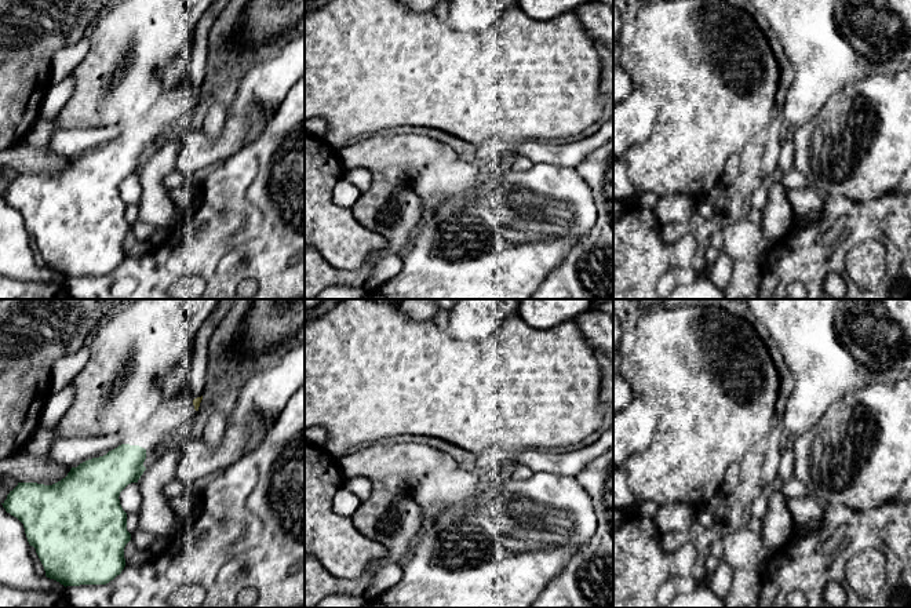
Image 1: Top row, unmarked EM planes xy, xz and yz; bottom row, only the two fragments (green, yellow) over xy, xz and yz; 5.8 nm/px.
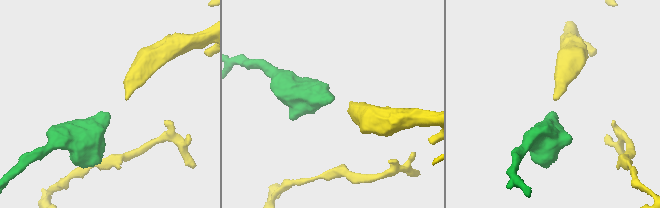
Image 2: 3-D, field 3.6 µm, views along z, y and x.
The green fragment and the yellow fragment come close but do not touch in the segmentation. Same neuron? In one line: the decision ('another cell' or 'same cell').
same cell

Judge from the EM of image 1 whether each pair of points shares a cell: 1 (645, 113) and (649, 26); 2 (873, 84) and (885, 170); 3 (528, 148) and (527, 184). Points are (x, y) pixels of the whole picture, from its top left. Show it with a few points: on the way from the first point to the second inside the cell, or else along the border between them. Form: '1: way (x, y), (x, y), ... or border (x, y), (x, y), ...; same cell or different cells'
1: border (653, 91), (656, 101), (656, 119), (653, 124); different cells
2: way (881, 105), (884, 149); same cell
3: border (534, 163), (554, 163), (565, 167); different cells

